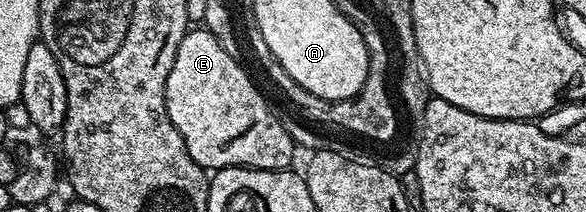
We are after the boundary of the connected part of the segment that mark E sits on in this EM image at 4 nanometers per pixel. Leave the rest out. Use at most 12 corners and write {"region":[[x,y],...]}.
{"region":[[205,27],[168,71],[166,110],[207,171],[289,169],[253,79]]}

